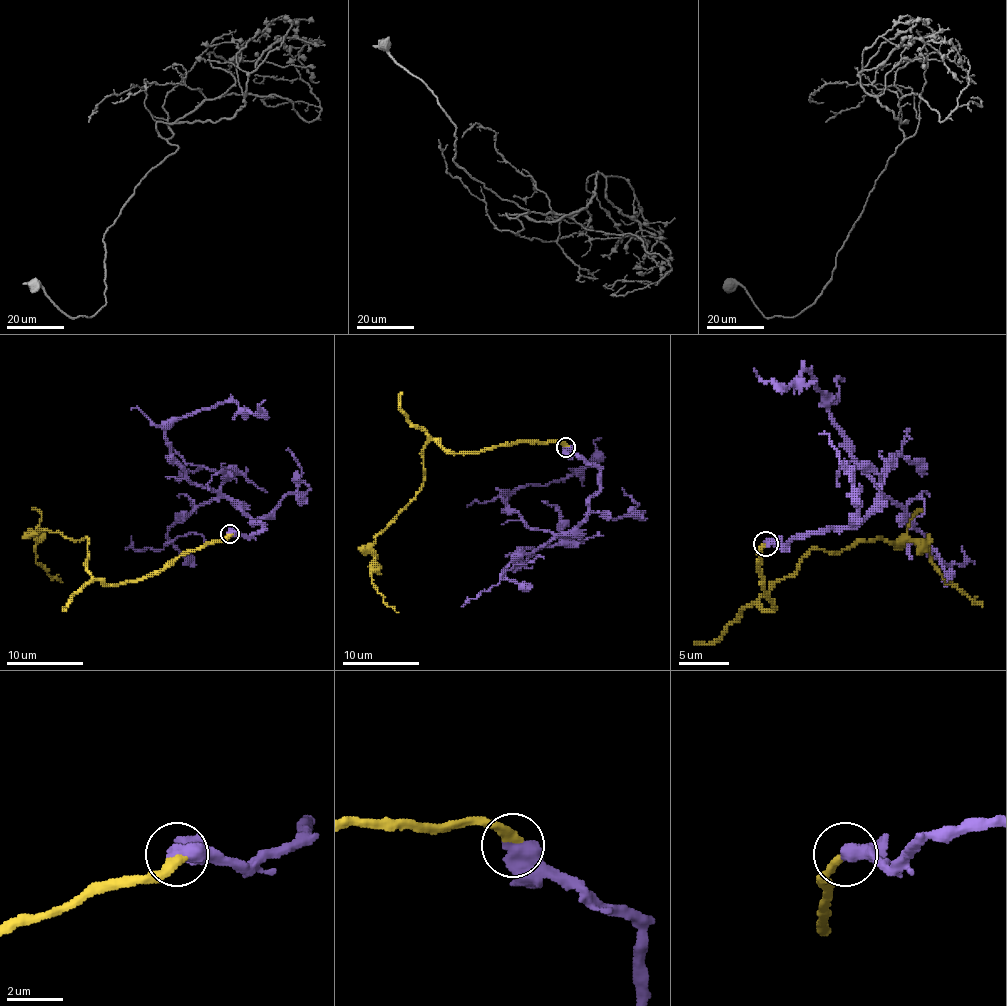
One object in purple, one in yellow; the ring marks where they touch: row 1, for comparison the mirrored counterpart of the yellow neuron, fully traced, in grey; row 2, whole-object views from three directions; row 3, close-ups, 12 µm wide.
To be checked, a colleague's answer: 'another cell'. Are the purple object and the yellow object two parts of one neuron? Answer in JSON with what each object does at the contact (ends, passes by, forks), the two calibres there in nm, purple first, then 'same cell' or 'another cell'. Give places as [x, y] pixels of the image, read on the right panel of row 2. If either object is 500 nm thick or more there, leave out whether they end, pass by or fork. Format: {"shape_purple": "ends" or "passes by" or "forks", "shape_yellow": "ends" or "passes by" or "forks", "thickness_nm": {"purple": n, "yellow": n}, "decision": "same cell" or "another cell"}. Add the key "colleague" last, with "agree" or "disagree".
{"thickness_nm": {"purple": 700, "yellow": 320}, "decision": "same cell", "colleague": "disagree"}

